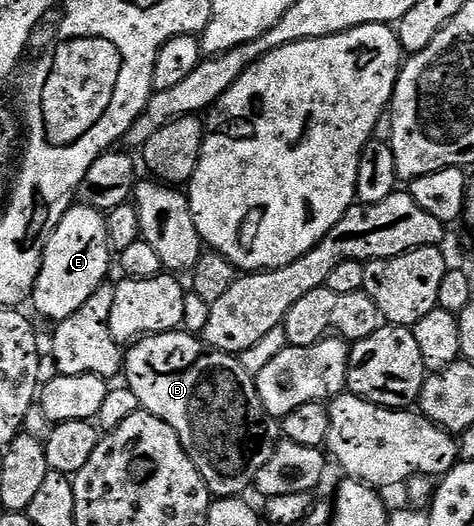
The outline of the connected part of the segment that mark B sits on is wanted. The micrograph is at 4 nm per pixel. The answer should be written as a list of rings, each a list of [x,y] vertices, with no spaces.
[[[185,330],[161,332],[135,340],[125,349],[125,376],[125,387],[136,394],[139,409],[168,422],[168,426],[176,430],[188,458],[192,458],[196,470],[200,470],[211,497],[241,497],[245,488],[253,485],[264,462],[272,458],[280,439],[279,421],[264,410],[255,377],[244,370],[237,355],[216,350]]]

